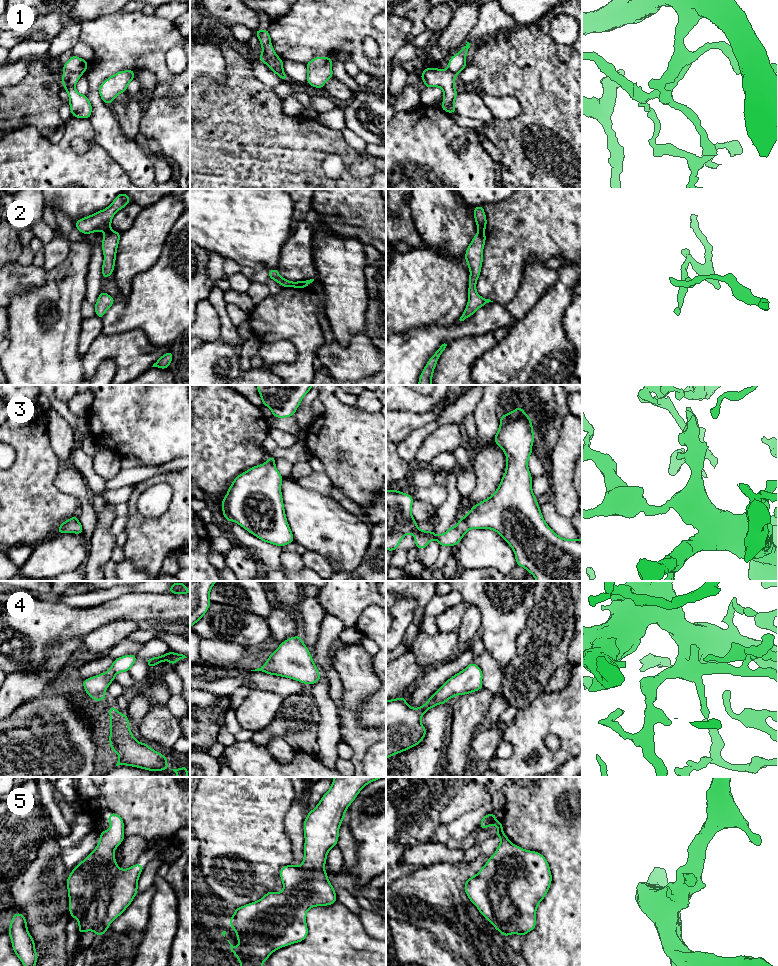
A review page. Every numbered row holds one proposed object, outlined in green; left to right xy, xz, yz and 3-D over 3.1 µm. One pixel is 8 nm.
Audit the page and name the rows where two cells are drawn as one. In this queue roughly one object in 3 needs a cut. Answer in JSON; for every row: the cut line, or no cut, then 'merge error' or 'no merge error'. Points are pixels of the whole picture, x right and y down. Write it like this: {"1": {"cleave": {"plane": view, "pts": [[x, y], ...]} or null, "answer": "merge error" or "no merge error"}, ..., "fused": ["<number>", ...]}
{"1": {"cleave": {"plane": "xy", "pts": [[64, 73], [78, 72], [81, 74]]}, "answer": "merge error"}, "2": {"cleave": {"plane": "yz", "pts": [[478, 230], [483, 233]]}, "answer": "merge error"}, "3": {"cleave": null, "answer": "no merge error"}, "4": {"cleave": null, "answer": "no merge error"}, "5": {"cleave": null, "answer": "no merge error"}, "fused": ["1", "2"]}

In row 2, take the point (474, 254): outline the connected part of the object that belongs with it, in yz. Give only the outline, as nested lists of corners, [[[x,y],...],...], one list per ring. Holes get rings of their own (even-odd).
[[[478,231],[469,244],[465,253],[465,260],[470,270],[470,276],[468,284],[468,303],[462,316],[459,319],[460,321],[464,321],[466,318],[473,315],[480,307],[484,306],[486,303],[493,302],[490,299],[482,298],[476,290],[476,283],[480,275],[483,262],[483,248],[485,241],[485,233]]]

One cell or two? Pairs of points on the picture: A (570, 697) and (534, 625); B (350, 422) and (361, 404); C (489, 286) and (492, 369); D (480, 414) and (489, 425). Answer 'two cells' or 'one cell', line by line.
A: two cells
B: two cells
C: two cells
D: one cell

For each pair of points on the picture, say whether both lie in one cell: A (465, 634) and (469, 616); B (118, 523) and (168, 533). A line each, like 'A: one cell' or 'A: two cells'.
A: one cell
B: two cells

